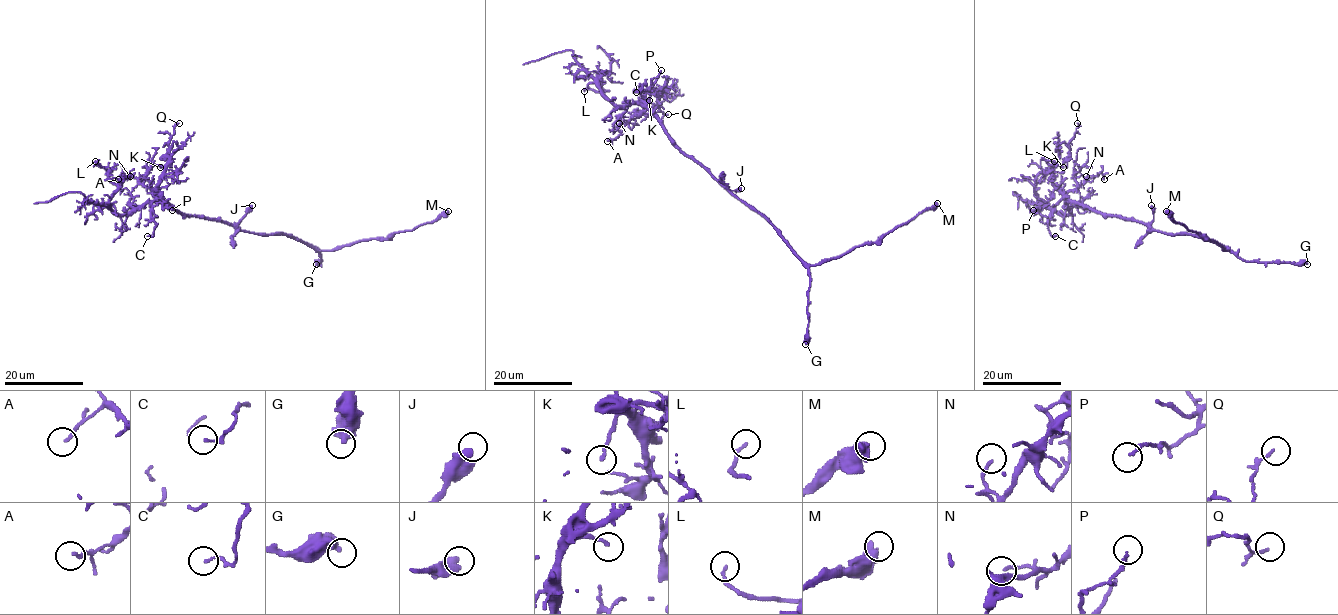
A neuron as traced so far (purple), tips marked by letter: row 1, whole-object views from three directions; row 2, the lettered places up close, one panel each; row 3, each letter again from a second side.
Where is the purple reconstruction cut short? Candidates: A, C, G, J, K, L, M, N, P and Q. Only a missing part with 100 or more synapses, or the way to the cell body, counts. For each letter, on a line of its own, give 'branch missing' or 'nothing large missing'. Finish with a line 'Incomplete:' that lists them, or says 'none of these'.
A: nothing large missing
C: nothing large missing
G: nothing large missing
J: nothing large missing
K: nothing large missing
L: nothing large missing
M: nothing large missing
N: nothing large missing
P: nothing large missing
Q: nothing large missing
Incomplete: none of these

